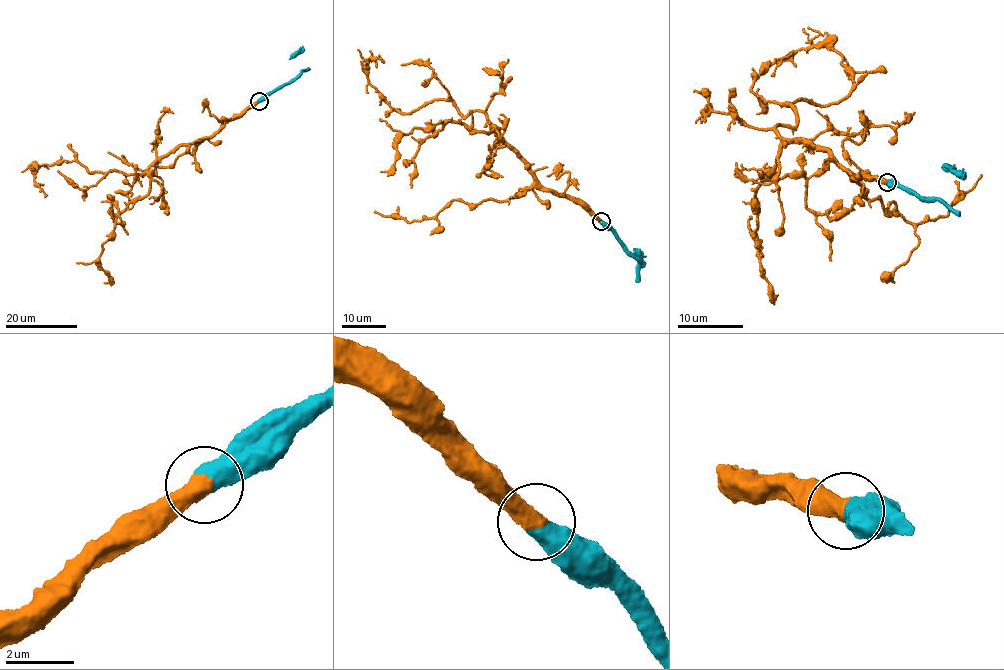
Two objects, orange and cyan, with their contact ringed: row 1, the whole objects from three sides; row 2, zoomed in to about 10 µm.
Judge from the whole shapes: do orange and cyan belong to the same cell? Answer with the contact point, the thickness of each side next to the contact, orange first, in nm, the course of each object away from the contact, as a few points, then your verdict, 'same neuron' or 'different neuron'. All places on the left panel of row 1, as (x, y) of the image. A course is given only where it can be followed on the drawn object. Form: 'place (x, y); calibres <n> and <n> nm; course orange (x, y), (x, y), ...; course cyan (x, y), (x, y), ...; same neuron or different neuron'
place (259, 101); calibres 500 and 600 nm; course orange (259, 101), (208, 137), (179, 146), (142, 174), (89, 173), (72, 160), (44, 164), (33, 174), (45, 197); course cyan (259, 100), (302, 71), (295, 57), (302, 46); same neuron

